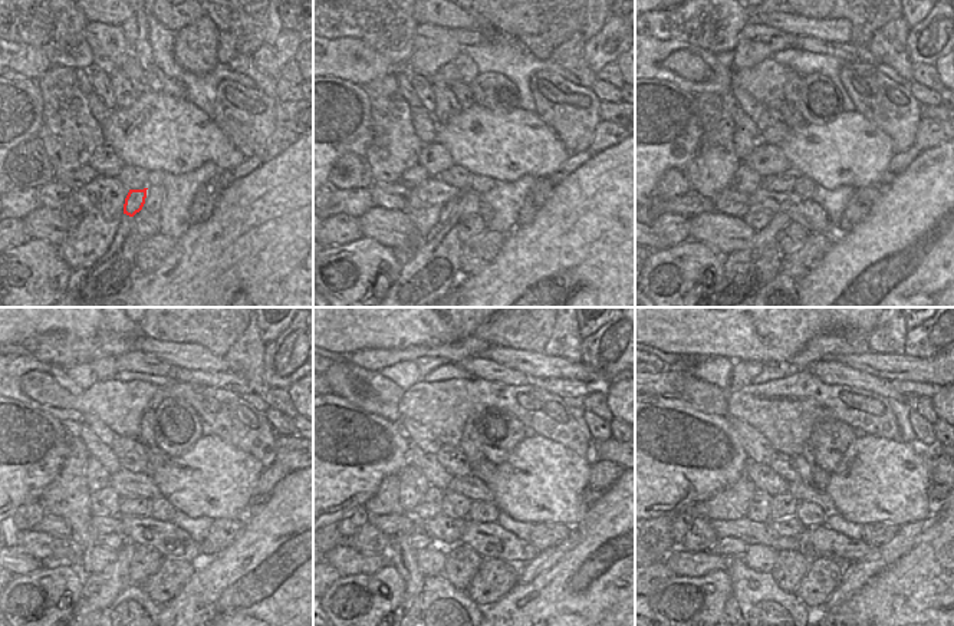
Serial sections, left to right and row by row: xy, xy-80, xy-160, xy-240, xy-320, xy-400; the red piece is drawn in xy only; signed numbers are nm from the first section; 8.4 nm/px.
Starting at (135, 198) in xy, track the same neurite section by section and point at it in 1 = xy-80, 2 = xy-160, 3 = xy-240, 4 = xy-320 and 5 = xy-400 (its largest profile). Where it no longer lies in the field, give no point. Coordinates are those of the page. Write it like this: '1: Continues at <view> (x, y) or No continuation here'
1: Continues at xy-80 (444, 214)
2: Continues at xy-160 (757, 221)
3: Continues at xy-240 (114, 542)
4: Continues at xy-320 (418, 540)
5: Continues at xy-400 (730, 547)

